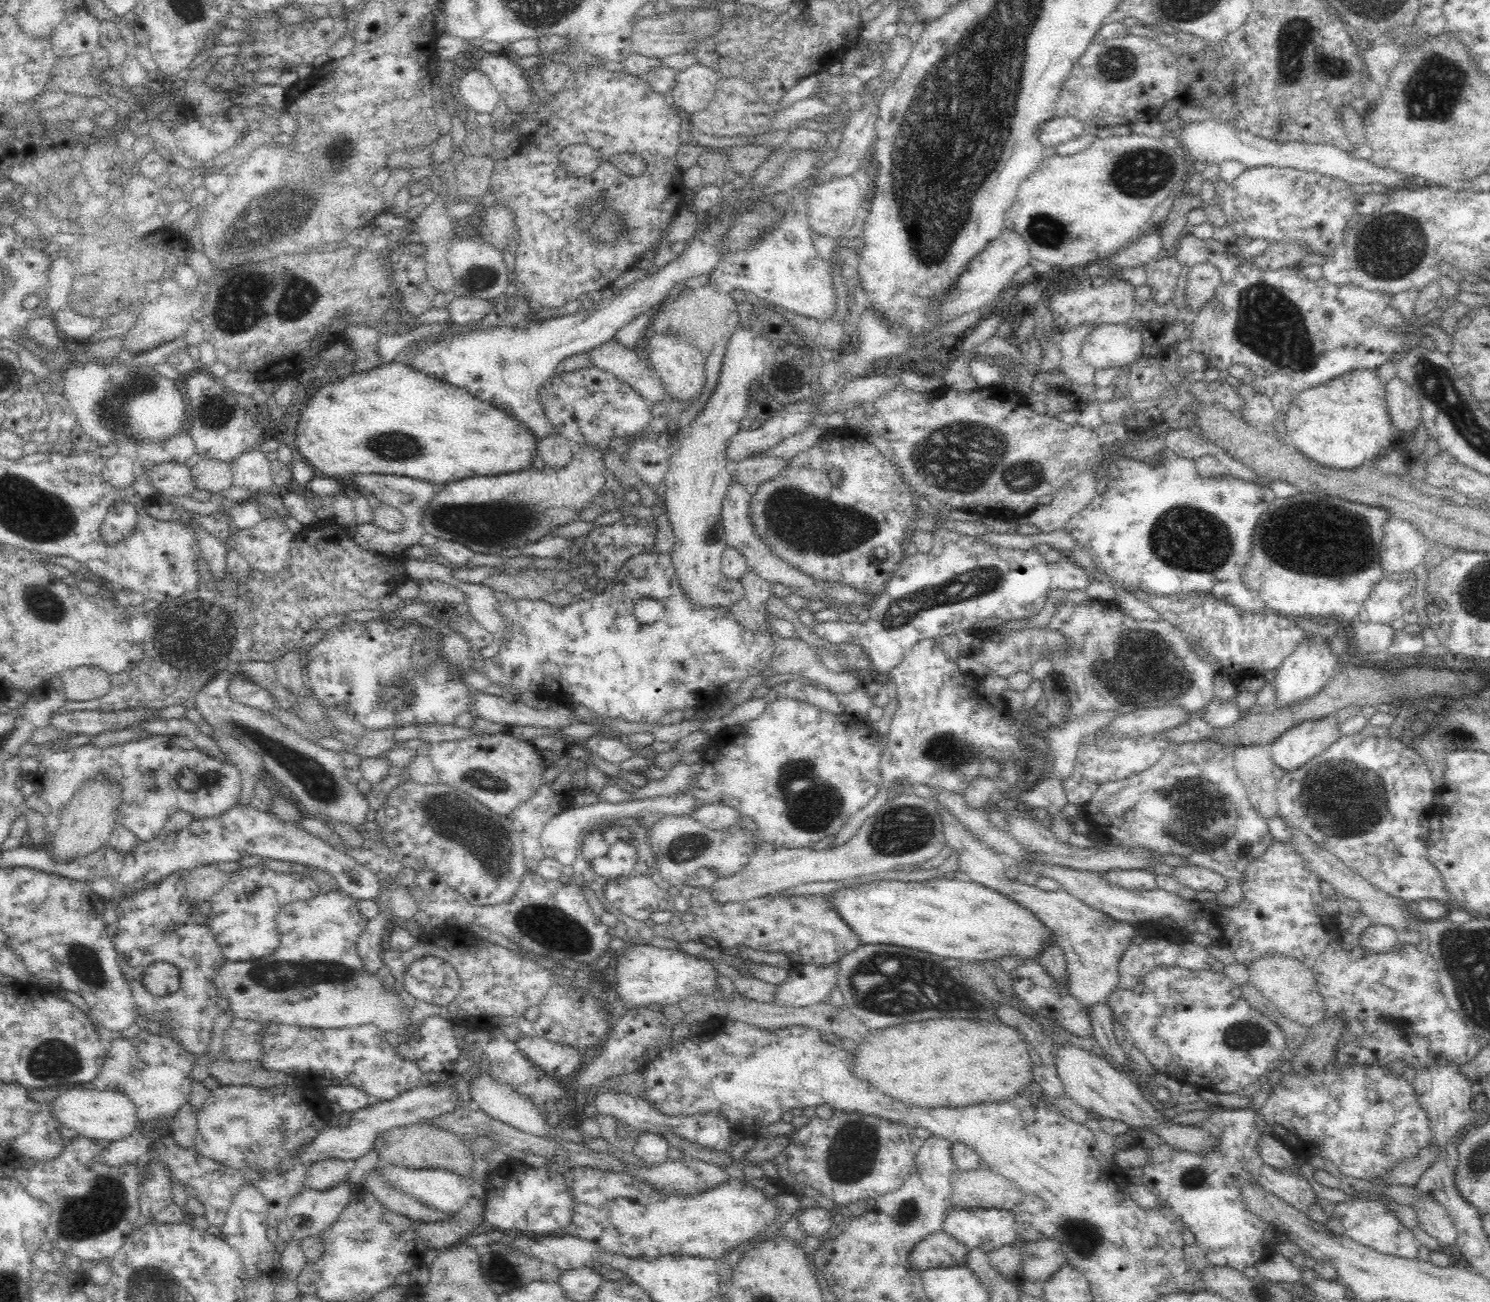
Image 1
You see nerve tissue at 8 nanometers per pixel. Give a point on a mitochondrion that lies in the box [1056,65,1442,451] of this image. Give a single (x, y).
(1268, 320)

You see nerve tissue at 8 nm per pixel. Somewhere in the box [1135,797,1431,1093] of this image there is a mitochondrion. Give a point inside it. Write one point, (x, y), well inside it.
(1241, 1035)

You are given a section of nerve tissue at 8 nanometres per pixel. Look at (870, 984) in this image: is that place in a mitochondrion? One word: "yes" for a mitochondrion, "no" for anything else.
yes

